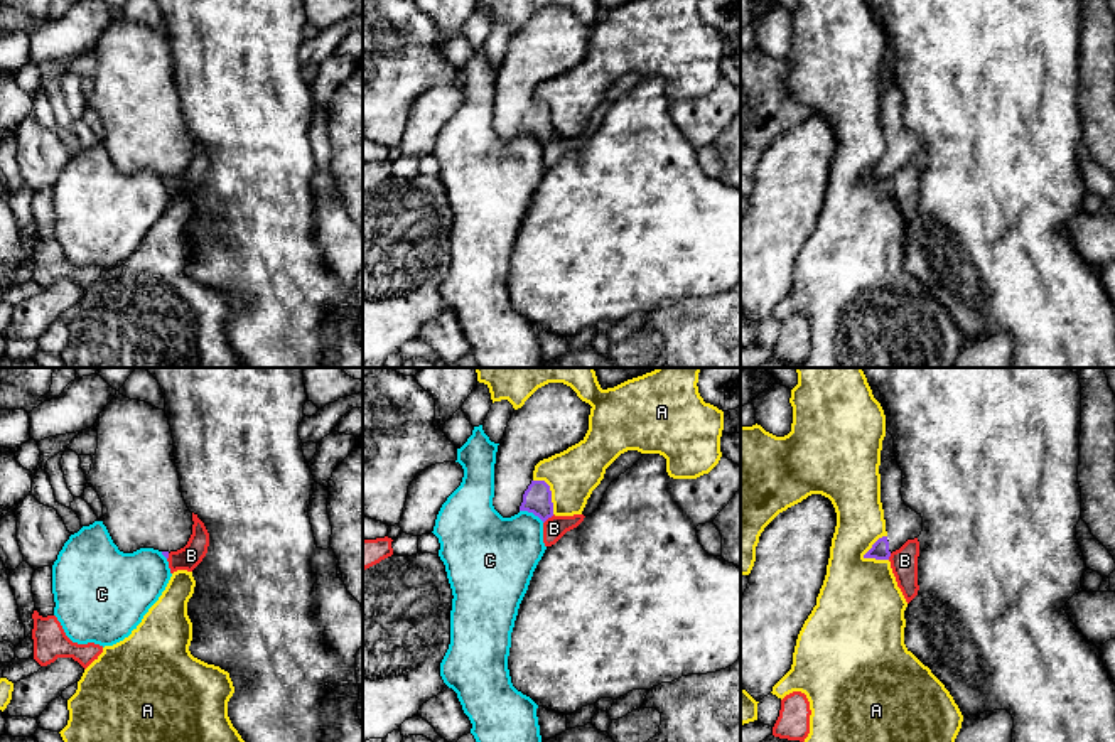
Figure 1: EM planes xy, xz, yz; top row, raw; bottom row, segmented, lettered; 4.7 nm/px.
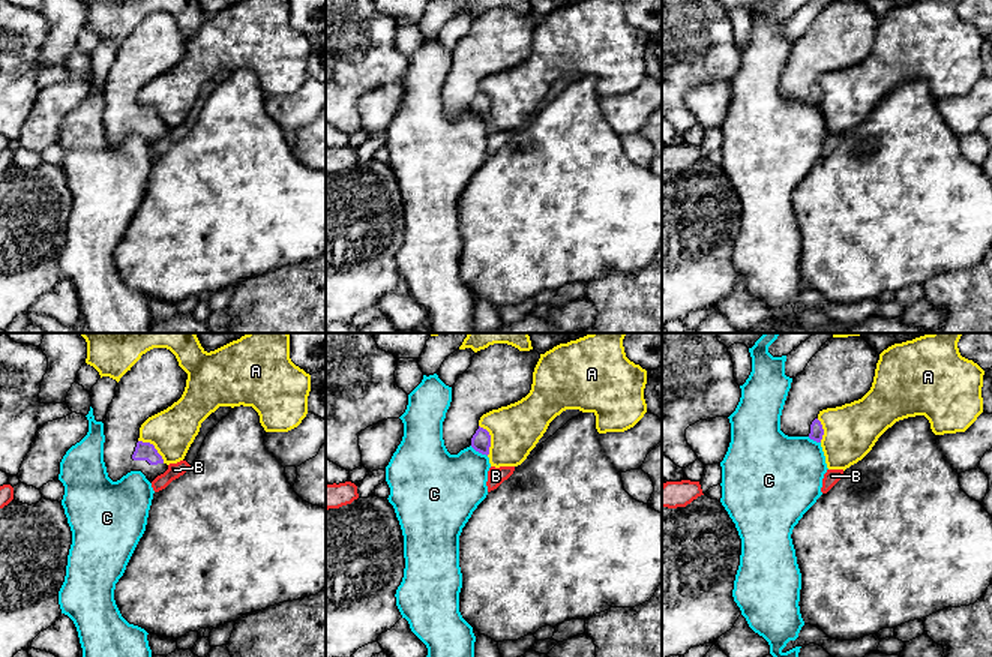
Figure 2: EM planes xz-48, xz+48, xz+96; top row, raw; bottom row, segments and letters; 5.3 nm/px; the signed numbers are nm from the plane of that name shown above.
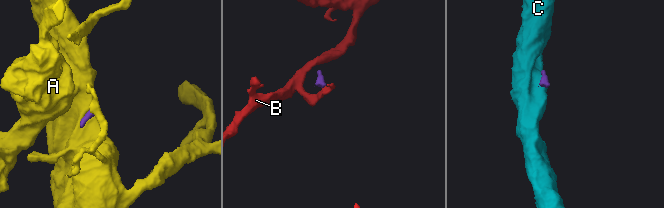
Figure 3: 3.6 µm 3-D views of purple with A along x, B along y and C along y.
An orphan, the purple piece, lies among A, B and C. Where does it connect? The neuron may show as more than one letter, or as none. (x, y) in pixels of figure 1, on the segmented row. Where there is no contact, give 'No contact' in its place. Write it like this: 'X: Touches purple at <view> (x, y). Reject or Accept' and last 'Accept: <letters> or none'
A: Touches purple at yz (872, 545). Reject
B: Touches purple at xz (549, 516). Reject
C: Touches purple at xz (532, 511). Reject
Accept: none

